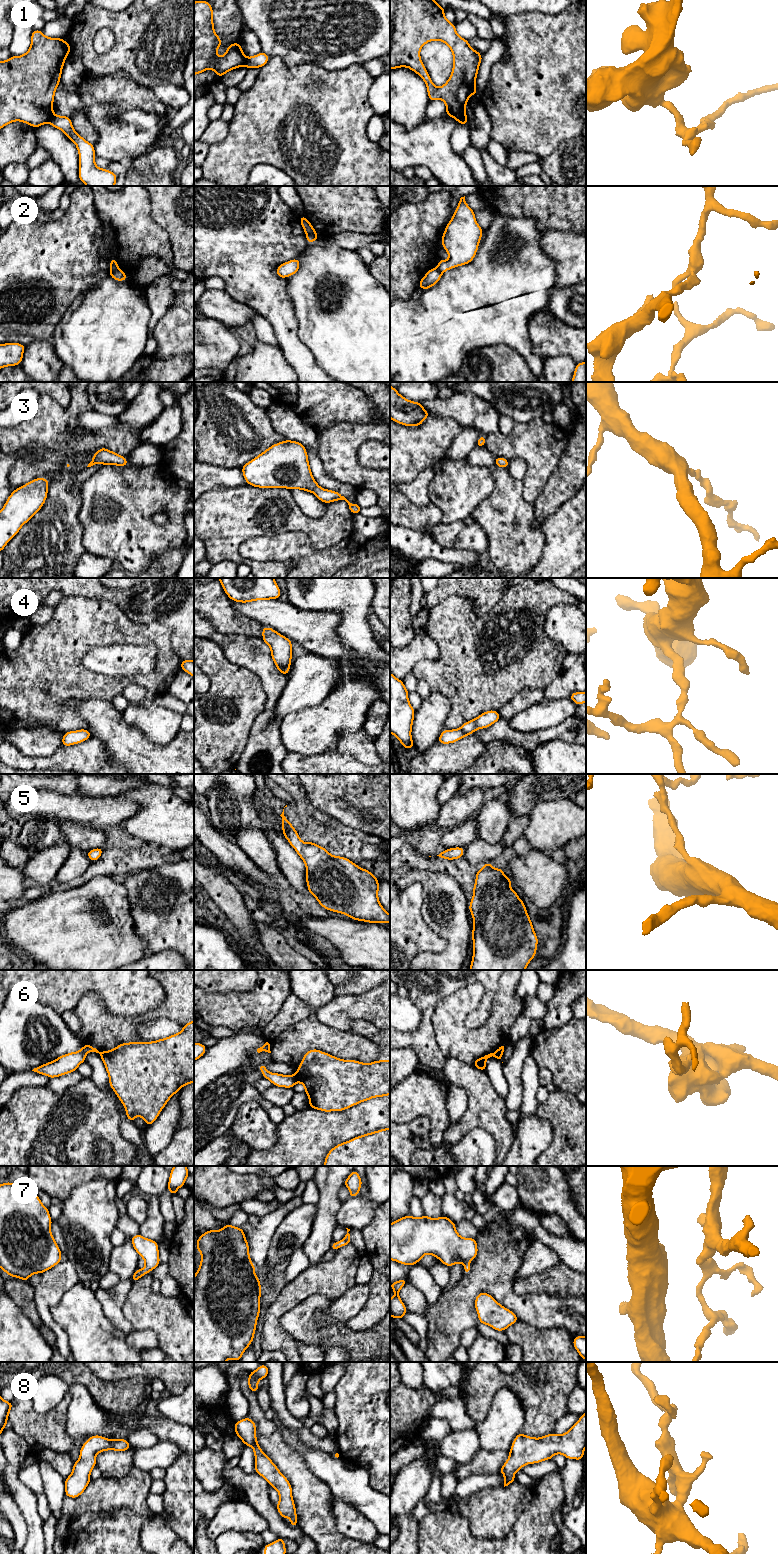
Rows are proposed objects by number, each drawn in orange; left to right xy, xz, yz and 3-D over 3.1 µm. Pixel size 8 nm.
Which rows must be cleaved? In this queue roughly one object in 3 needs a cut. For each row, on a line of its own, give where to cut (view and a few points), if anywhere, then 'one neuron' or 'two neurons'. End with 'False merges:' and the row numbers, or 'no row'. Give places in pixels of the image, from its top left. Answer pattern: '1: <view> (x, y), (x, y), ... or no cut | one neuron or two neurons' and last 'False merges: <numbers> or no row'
1: xz (247, 58), (243, 65) | two neurons
2: xz (307, 234), (314, 235), (317, 238) | two neurons
3: no cut | one neuron
4: no cut | one neuron
5: no cut | one neuron
6: xz (295, 1074), (298, 1081) | two neurons
7: no cut | one neuron
8: no cut | one neuron
False merges: 1, 2, 6

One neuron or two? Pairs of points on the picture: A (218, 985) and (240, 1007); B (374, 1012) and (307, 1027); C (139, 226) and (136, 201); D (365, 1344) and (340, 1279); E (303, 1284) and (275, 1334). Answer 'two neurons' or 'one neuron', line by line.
A: two neurons
B: two neurons
C: one neuron
D: two neurons
E: one neuron

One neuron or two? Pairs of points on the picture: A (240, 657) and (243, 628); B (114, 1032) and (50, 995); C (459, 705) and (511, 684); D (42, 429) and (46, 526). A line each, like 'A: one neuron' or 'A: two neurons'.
A: two neurons
B: two neurons
C: one neuron
D: one neuron

